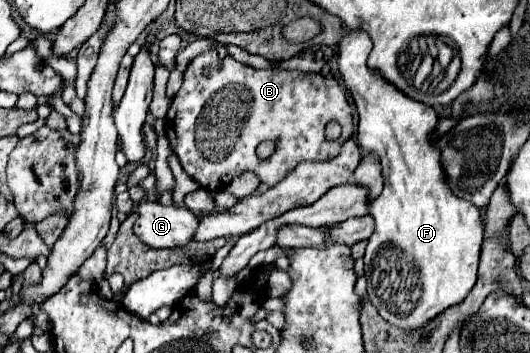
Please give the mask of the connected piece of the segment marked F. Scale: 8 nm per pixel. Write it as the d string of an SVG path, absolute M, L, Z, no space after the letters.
M344 27L342 35L344 39L340 39L336 57L342 81L346 89L350 89L358 107L358 143L362 149L380 155L384 175L384 191L370 203L370 215L376 221L376 229L364 255L368 299L378 309L380 317L390 321L390 325L396 325L404 331L418 331L448 307L462 303L474 287L478 257L484 241L482 213L472 203L454 197L454 193L446 189L446 177L442 177L438 149L434 149L434 141L430 139L430 133L438 121L436 111L402 95L402 91L394 89L394 85L382 81L378 73L366 67L366 59L372 49L372 41L366 33Z

